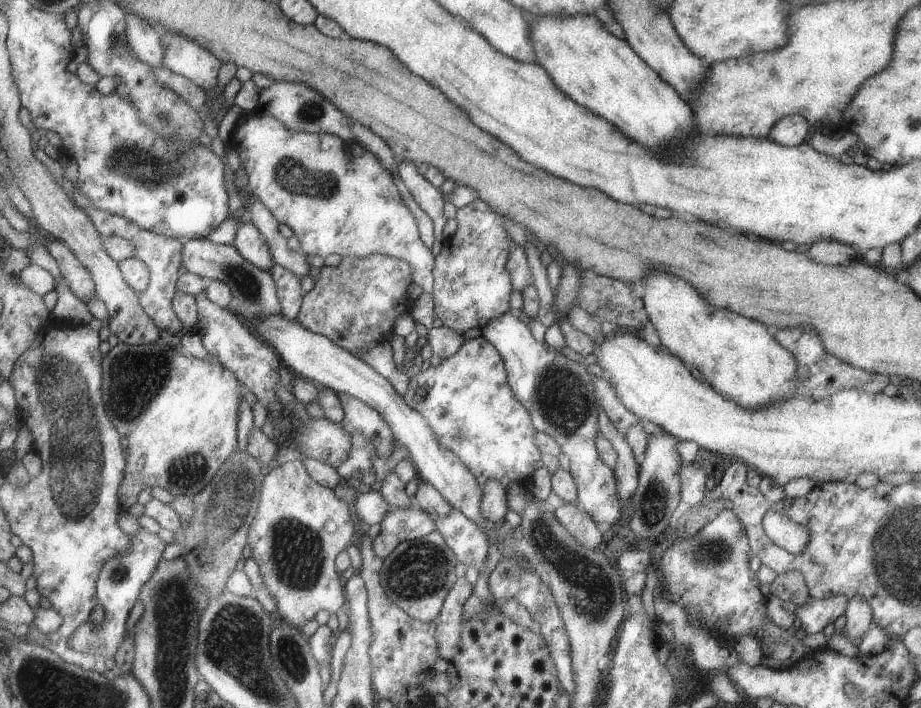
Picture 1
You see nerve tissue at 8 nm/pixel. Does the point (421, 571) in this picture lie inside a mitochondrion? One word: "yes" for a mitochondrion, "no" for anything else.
yes

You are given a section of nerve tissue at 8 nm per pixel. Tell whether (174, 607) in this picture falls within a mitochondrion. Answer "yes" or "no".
yes

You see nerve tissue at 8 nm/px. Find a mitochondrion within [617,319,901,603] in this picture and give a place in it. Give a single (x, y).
(712, 550)

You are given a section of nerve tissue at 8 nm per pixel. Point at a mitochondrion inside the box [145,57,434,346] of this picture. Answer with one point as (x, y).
(289, 176)

